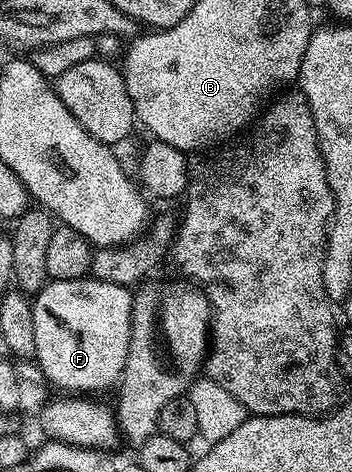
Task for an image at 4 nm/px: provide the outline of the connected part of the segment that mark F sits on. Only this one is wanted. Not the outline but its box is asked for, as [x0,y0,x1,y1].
[32,277,133,393]

